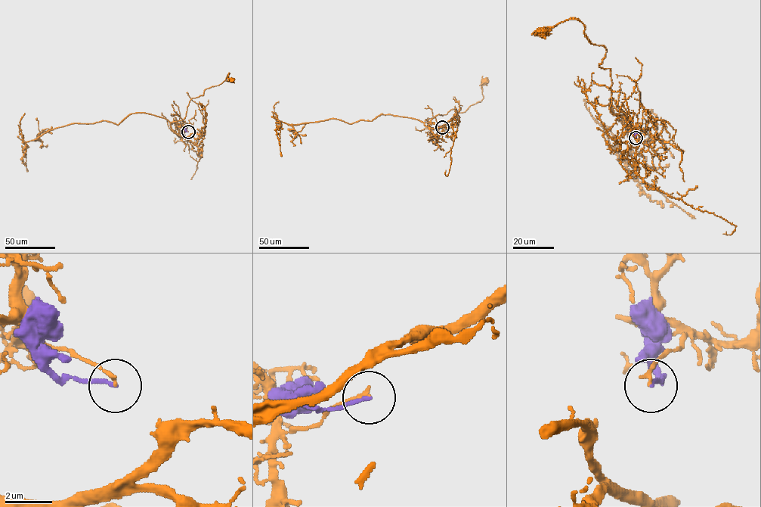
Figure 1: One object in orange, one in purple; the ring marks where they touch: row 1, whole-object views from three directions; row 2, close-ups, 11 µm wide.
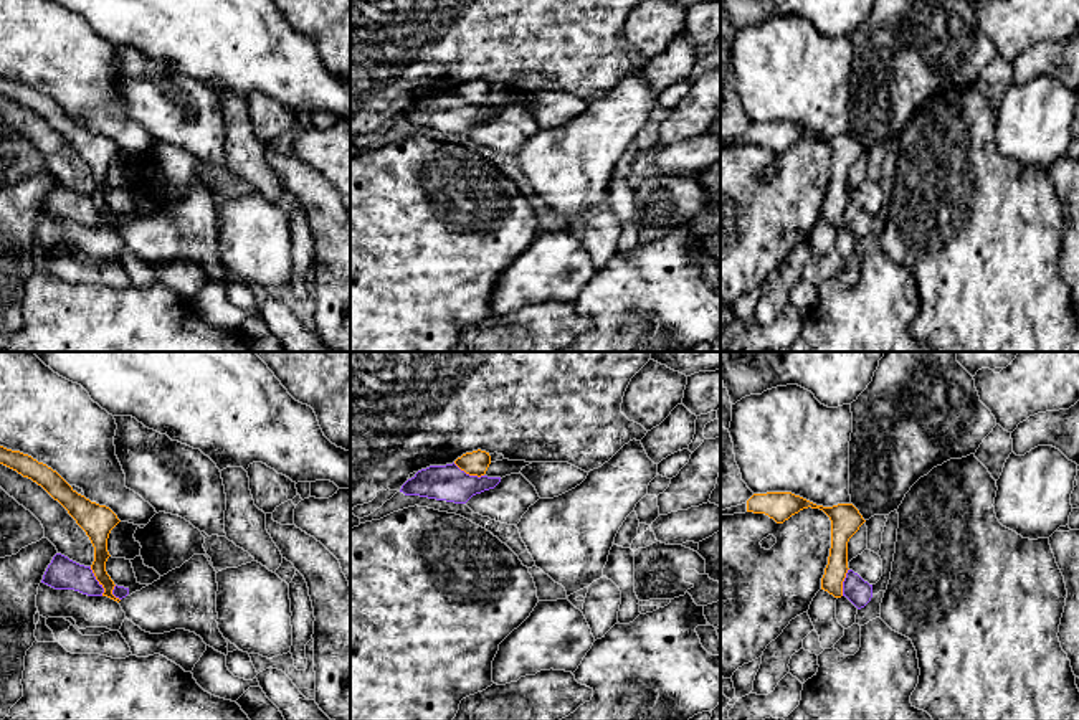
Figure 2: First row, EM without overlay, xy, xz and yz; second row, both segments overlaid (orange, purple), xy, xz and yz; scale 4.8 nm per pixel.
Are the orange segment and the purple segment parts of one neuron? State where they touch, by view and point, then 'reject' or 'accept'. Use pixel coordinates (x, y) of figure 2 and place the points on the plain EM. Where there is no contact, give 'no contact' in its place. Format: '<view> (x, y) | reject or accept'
xy (98, 210) | reject

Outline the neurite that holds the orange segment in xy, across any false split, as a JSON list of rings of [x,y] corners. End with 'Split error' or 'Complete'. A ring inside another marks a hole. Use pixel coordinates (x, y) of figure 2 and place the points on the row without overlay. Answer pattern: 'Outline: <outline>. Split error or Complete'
Outline: [[[0,76],[0,94],[41,116],[68,140],[94,177],[91,200],[104,218],[102,226],[119,233],[121,230],[112,225],[116,215],[106,201],[106,192],[111,187],[107,182],[107,168],[111,160],[121,152],[117,145],[109,137],[91,132],[78,124],[56,101],[28,84]]]. Complete

